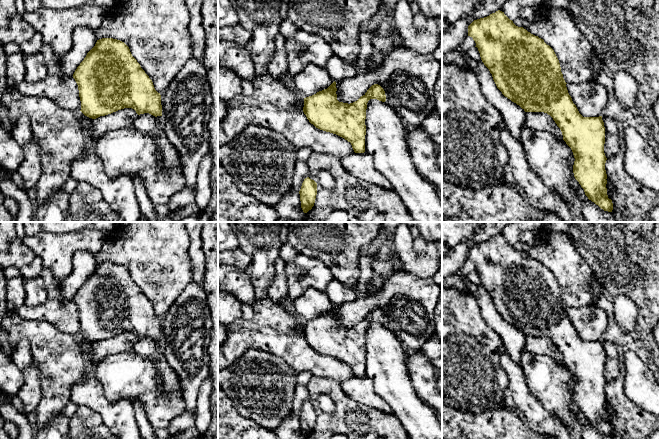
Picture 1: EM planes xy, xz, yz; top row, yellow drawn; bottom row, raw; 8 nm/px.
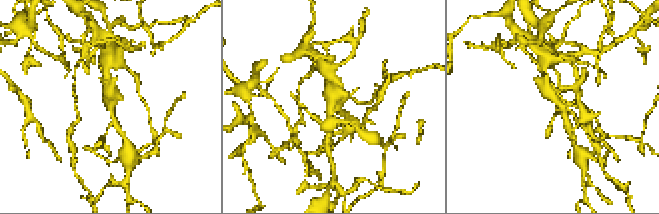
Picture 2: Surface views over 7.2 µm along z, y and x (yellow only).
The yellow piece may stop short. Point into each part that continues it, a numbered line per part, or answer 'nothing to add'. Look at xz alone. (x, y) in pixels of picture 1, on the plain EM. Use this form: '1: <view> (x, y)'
nothing to add

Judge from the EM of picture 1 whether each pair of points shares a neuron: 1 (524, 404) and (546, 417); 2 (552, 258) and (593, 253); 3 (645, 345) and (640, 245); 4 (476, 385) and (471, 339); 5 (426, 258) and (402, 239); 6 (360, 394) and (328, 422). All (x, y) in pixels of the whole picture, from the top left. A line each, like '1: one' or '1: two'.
1: one
2: two
3: one
4: one
5: one
6: two

